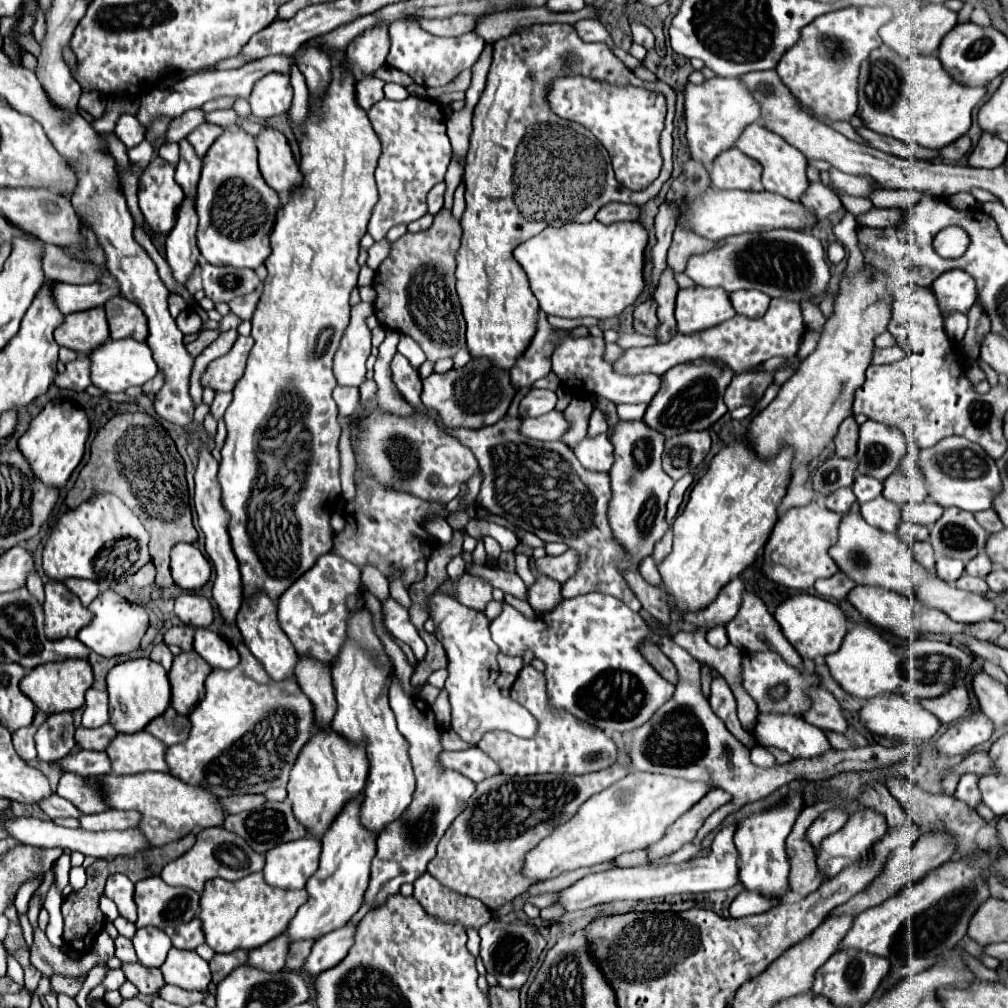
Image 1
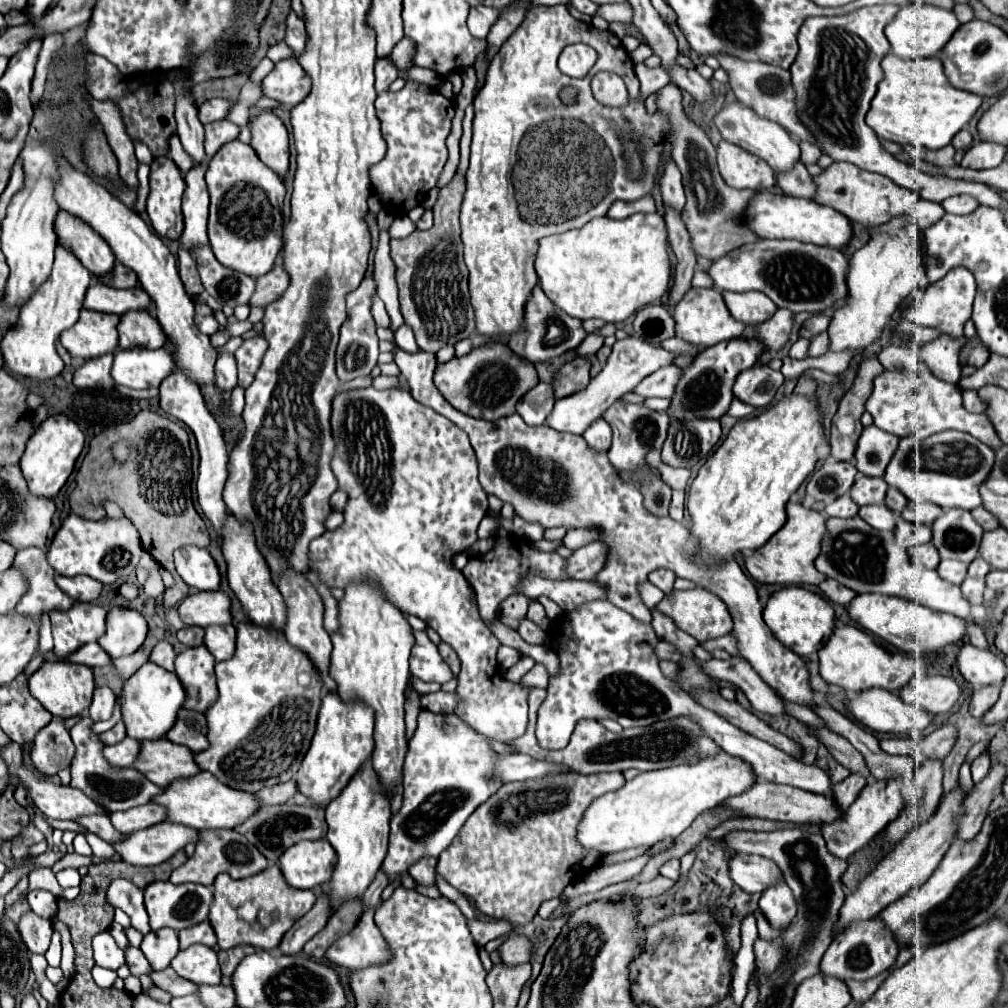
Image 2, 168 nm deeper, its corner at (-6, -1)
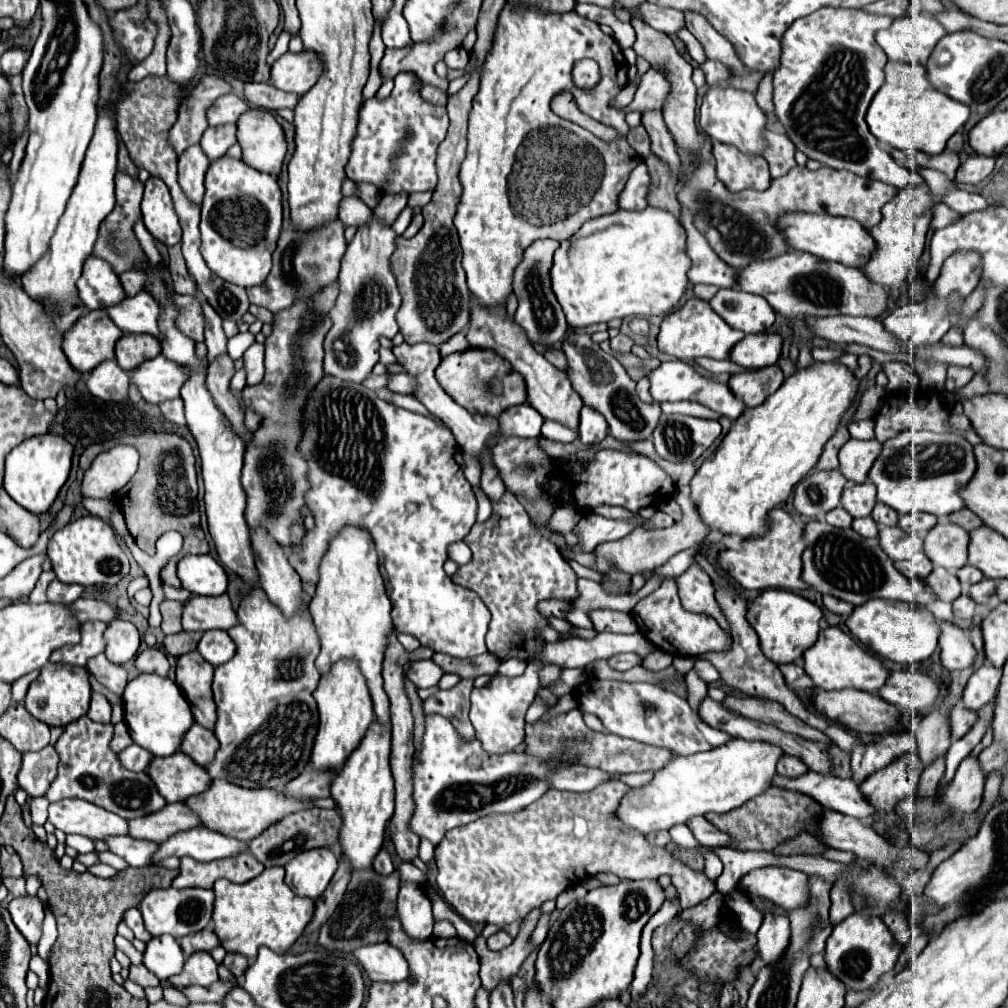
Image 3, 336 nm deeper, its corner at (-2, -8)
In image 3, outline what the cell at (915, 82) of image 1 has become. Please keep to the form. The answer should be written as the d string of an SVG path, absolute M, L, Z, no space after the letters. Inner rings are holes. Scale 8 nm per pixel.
M887 62L885 64L885 84L875 94L869 110L867 124L871 134L903 152L925 152L941 154L947 140L969 120L969 106L961 104L947 94L935 90L927 80L927 70L923 66Z

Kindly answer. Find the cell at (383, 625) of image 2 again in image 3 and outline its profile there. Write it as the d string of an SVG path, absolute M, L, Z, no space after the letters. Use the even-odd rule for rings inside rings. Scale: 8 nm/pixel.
M347 528L335 542L331 542L327 554L321 562L321 580L317 586L317 596L311 600L311 616L319 634L321 654L315 662L321 674L327 674L331 666L339 660L355 660L361 674L367 680L375 720L381 726L391 724L389 696L383 688L383 660L389 646L389 636L395 634L395 624L391 618L391 600L385 594L383 578L379 574L375 544L365 530Z

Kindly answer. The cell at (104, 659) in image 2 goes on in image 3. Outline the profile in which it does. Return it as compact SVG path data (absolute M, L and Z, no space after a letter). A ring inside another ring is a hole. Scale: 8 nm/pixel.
M99 654L99 656L91 658L91 660L87 662L87 670L89 670L105 688L109 688L111 692L123 694L123 688L125 688L125 684L127 684L127 672L125 672L121 666L109 662L109 660L105 658L105 654Z

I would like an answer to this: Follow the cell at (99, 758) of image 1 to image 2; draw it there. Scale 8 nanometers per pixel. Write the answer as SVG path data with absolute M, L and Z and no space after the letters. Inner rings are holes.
M123 739L121 743L117 745L111 745L111 747L105 747L103 753L105 757L109 759L111 765L117 765L117 767L131 767L139 755L139 749L141 749L141 743L139 739Z

